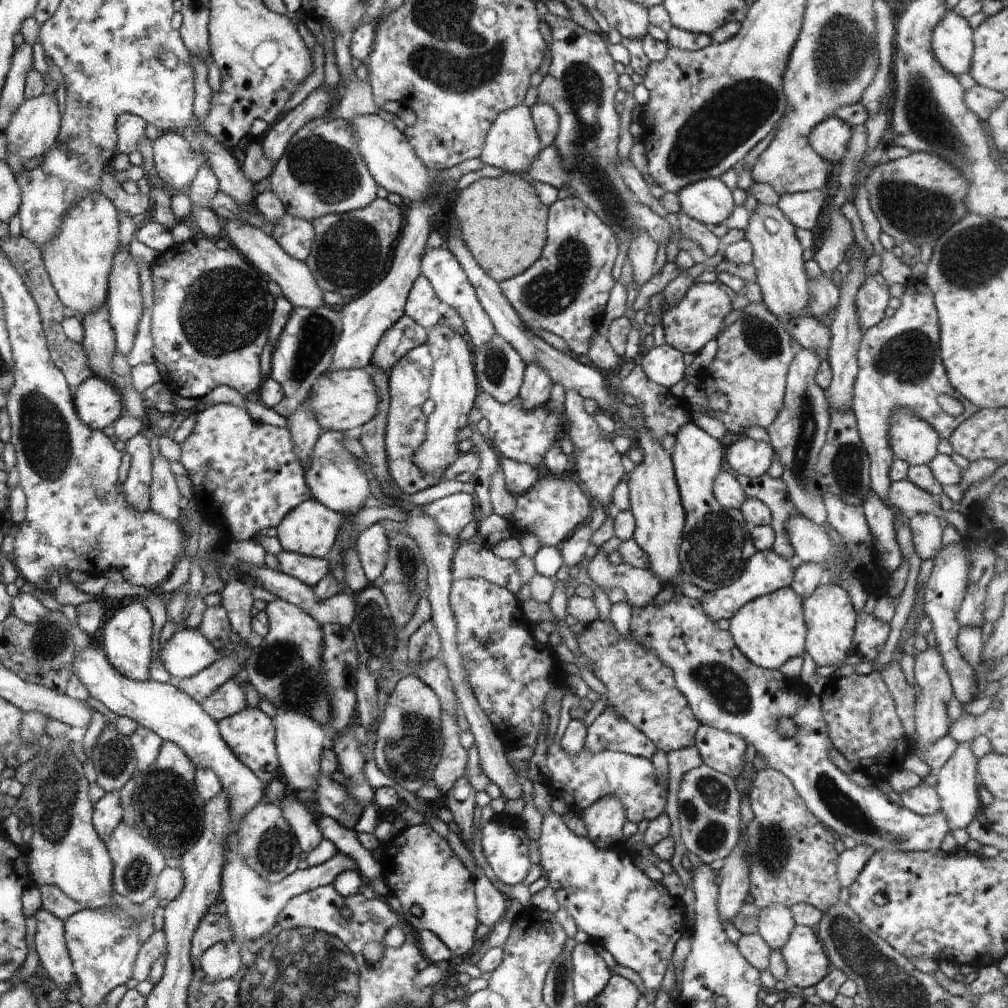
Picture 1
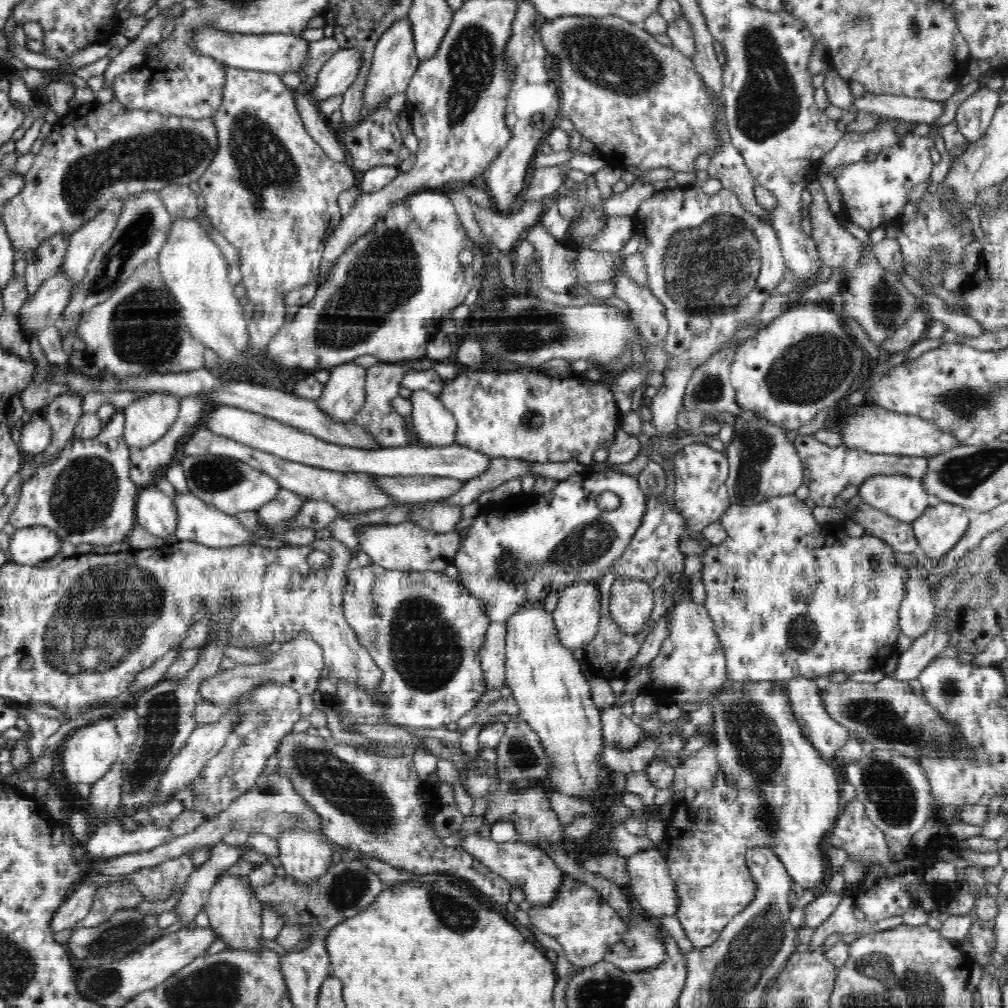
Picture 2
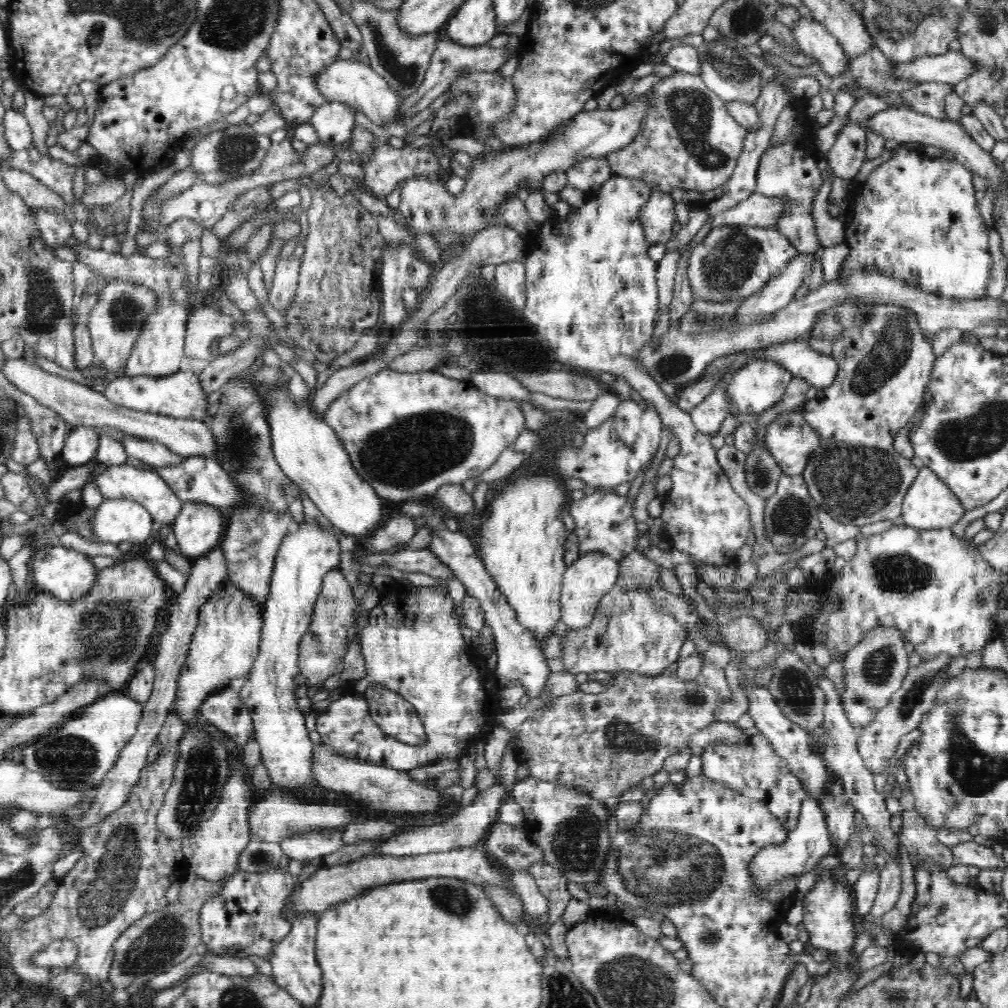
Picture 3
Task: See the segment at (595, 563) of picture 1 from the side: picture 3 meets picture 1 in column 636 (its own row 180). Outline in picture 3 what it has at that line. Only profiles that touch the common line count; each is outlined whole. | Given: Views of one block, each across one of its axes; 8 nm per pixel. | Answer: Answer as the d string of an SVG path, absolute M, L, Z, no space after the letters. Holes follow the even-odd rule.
M604 158L585 159L578 165L566 170L567 181L570 186L578 188L586 193L599 189L612 174L610 165Z

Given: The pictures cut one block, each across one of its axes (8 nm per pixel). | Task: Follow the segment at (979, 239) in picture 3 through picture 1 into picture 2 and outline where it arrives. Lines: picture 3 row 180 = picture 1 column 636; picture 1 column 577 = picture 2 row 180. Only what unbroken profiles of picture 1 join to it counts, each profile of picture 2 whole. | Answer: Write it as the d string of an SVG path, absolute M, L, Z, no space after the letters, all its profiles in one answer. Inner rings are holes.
M934 124L928 136L907 135L896 145L878 153L874 162L862 159L854 164L836 167L831 175L835 178L842 197L844 207L842 216L867 232L878 228L884 221L896 221L905 210L910 189L920 182L930 181L934 165L930 150L935 146L936 132L942 134L939 126Z

